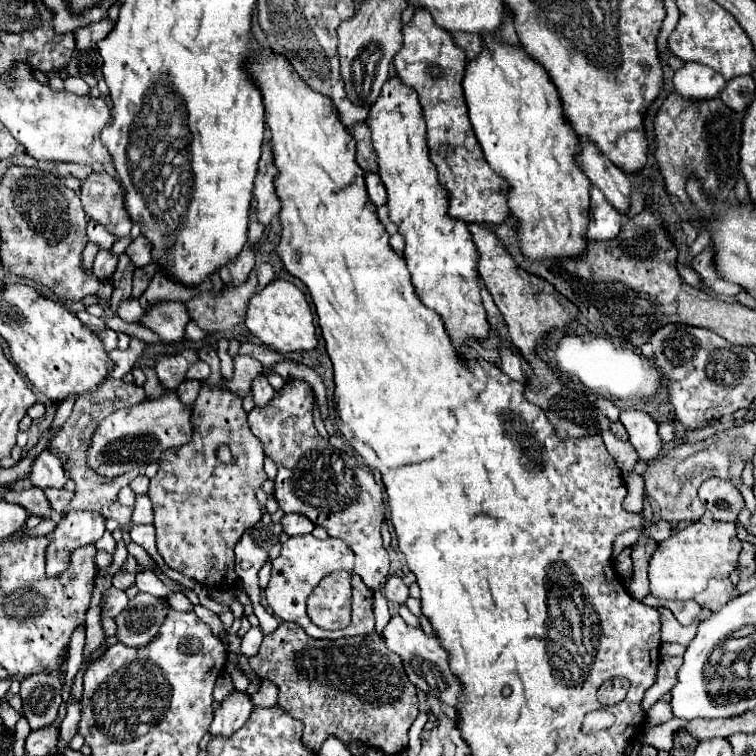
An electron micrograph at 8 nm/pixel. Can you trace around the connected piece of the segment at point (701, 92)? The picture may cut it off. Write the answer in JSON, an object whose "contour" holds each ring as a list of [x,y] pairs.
{"contour":[[[686,63],[674,75],[676,93],[688,101],[708,101],[720,97],[720,91],[726,87],[726,79],[718,77],[708,65]]]}

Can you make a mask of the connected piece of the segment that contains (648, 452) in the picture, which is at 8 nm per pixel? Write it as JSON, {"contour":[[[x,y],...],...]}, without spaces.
{"contour":[[[638,409],[622,411],[620,423],[626,427],[630,443],[642,461],[660,457],[664,443],[658,435],[658,423],[648,413],[638,411]]]}

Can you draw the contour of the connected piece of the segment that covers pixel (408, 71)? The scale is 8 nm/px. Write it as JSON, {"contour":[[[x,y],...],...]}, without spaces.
{"contour":[[[416,9],[412,19],[404,25],[404,45],[394,57],[394,67],[400,81],[418,93],[426,121],[430,161],[438,169],[440,183],[446,183],[446,189],[452,193],[450,215],[466,223],[502,225],[510,215],[506,205],[510,185],[484,161],[482,149],[472,131],[462,89],[466,65],[466,53],[454,43],[452,33],[438,27],[428,9]]]}

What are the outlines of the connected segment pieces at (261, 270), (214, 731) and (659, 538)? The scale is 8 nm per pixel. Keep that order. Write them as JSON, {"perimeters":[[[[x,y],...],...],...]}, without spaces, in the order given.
{"perimeters":[[[[270,263],[258,265],[256,273],[258,273],[258,283],[260,283],[260,287],[266,287],[268,283],[272,283],[272,281],[276,279],[276,271],[274,271],[274,267],[272,267]]],[[[234,691],[228,699],[222,701],[222,707],[216,709],[214,721],[210,725],[210,735],[212,737],[232,737],[250,717],[252,711],[252,701],[246,693]]],[[[666,521],[648,523],[646,529],[644,529],[644,537],[654,539],[656,543],[662,543],[666,537],[670,537],[670,533],[672,533],[672,527],[670,527],[670,523],[666,523]]]]}

